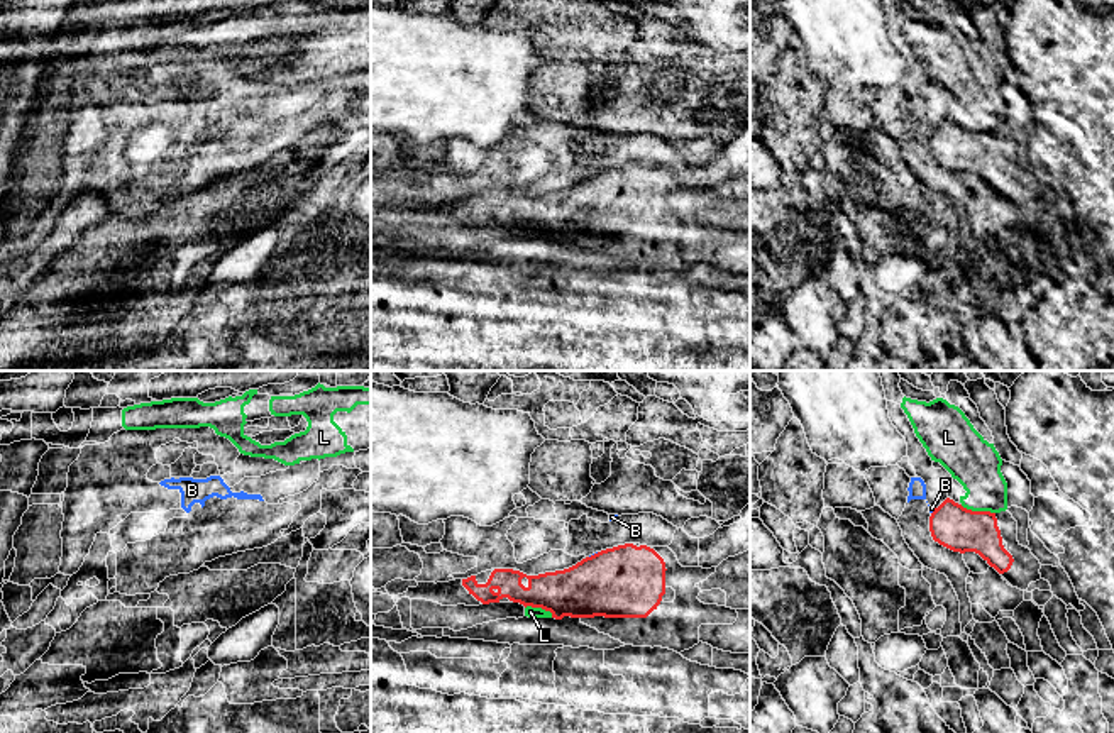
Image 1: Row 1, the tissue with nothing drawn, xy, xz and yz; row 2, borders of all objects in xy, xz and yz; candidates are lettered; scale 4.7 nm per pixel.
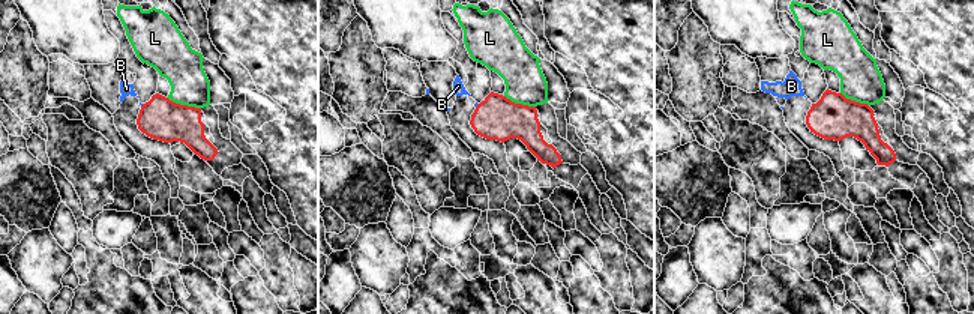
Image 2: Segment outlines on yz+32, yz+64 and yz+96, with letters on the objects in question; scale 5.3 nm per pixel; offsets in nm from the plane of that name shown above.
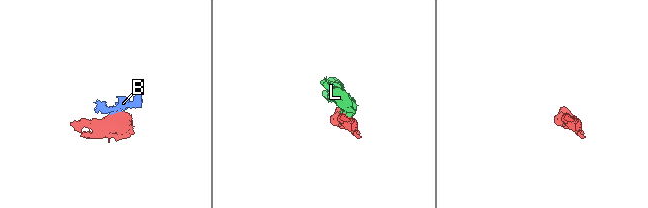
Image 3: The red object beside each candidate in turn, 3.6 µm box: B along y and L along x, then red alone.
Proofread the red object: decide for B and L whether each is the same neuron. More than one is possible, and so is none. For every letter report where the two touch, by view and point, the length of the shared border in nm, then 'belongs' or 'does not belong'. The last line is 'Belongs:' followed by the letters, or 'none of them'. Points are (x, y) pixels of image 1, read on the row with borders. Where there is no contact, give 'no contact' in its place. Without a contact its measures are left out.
B: meets red in xz at (595, 554); contact 50 nm long; does not belong
L: meets red in yz at (977, 512); contact 170 nm long; does not belong
Belongs: none of them

